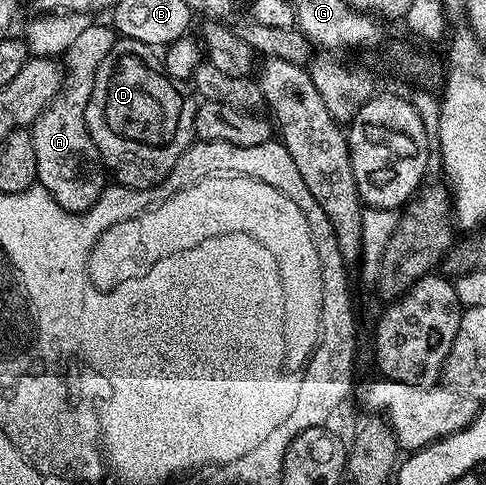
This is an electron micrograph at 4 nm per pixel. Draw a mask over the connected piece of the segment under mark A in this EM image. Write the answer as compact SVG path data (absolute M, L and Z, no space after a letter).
M91 24L64 53L64 77L57 96L34 121L30 139L36 148L37 185L42 186L65 210L74 214L92 208L108 185L108 171L100 152L88 132L86 109L92 84L96 84L96 68L112 52L116 41L113 25Z

